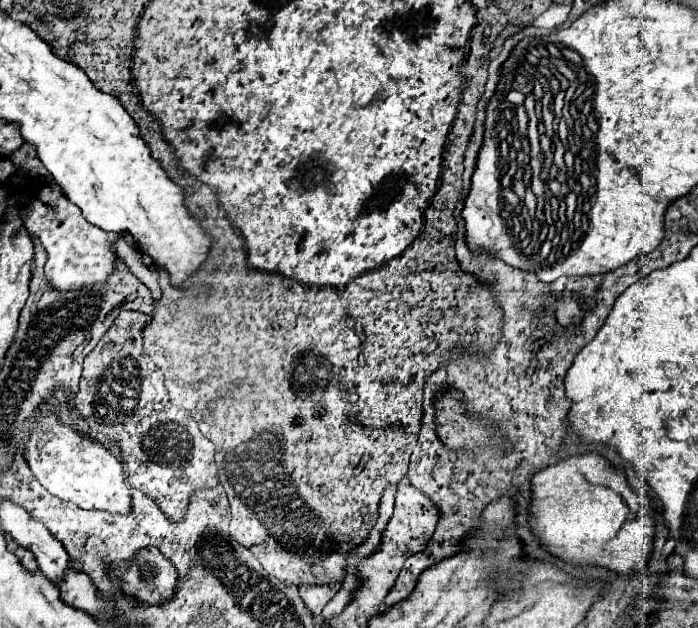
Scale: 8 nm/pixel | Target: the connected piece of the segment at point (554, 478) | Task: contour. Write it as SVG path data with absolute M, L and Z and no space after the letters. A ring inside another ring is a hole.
M588 453L550 465L532 477L532 491L534 491L532 531L552 555L580 565L588 565L588 563L604 565L622 575L630 575L632 571L644 569L652 553L654 505L646 495L632 491L626 483L624 473L610 467L610 463L604 457L596 453Z

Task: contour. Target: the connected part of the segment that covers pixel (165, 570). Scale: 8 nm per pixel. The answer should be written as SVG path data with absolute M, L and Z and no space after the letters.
M142 549L114 573L122 579L126 593L146 603L162 603L176 591L176 569L158 549Z

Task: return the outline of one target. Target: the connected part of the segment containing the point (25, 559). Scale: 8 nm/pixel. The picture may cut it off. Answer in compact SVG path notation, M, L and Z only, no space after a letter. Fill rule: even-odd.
M18 547L18 549L16 549L16 557L20 559L22 567L26 567L28 571L36 571L36 569L38 569L38 563L36 563L34 555L32 555L28 549L24 549L24 547Z

